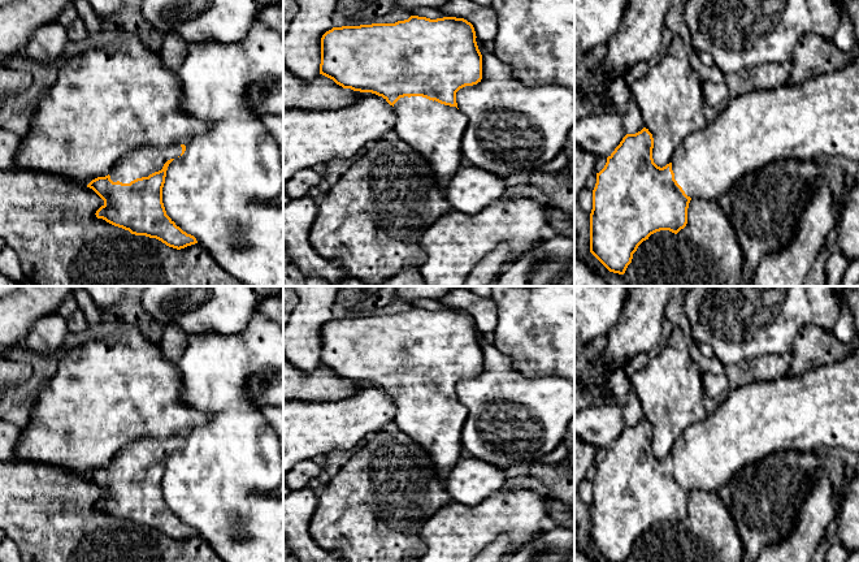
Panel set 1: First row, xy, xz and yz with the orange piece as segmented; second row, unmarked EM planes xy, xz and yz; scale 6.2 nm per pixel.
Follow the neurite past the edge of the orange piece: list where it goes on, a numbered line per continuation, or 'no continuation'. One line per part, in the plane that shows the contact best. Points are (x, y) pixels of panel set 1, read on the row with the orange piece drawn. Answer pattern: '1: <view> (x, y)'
1: xy (138, 163)

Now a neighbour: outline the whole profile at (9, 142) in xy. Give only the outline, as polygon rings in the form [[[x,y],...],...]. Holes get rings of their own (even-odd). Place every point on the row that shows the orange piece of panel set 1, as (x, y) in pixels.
[[[0,129],[0,170],[18,170],[16,155],[22,138],[8,129]]]

